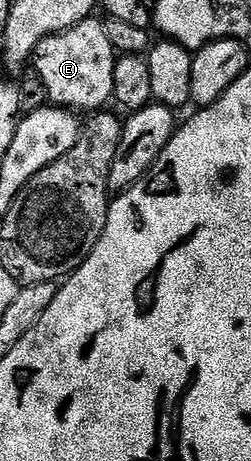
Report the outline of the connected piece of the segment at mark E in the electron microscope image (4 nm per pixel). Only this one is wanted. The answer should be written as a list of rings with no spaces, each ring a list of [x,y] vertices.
[[[90,19],[62,33],[50,33],[33,52],[31,65],[43,83],[46,98],[54,106],[89,115],[104,110],[112,102],[117,59],[118,54],[113,52],[104,24]]]

